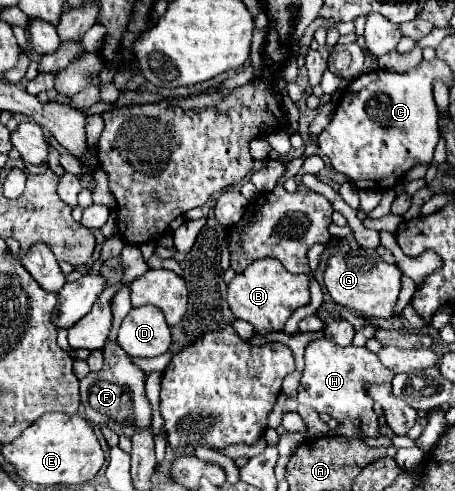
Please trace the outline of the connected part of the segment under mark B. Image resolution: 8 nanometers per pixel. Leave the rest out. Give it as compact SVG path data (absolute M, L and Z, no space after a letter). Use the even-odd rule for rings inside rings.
M273 258L255 260L243 272L235 274L235 278L229 282L227 302L237 318L255 326L257 334L279 332L283 330L285 322L297 308L309 304L309 280L311 278L313 274L297 276L297 274L285 272L279 260L273 260Z

